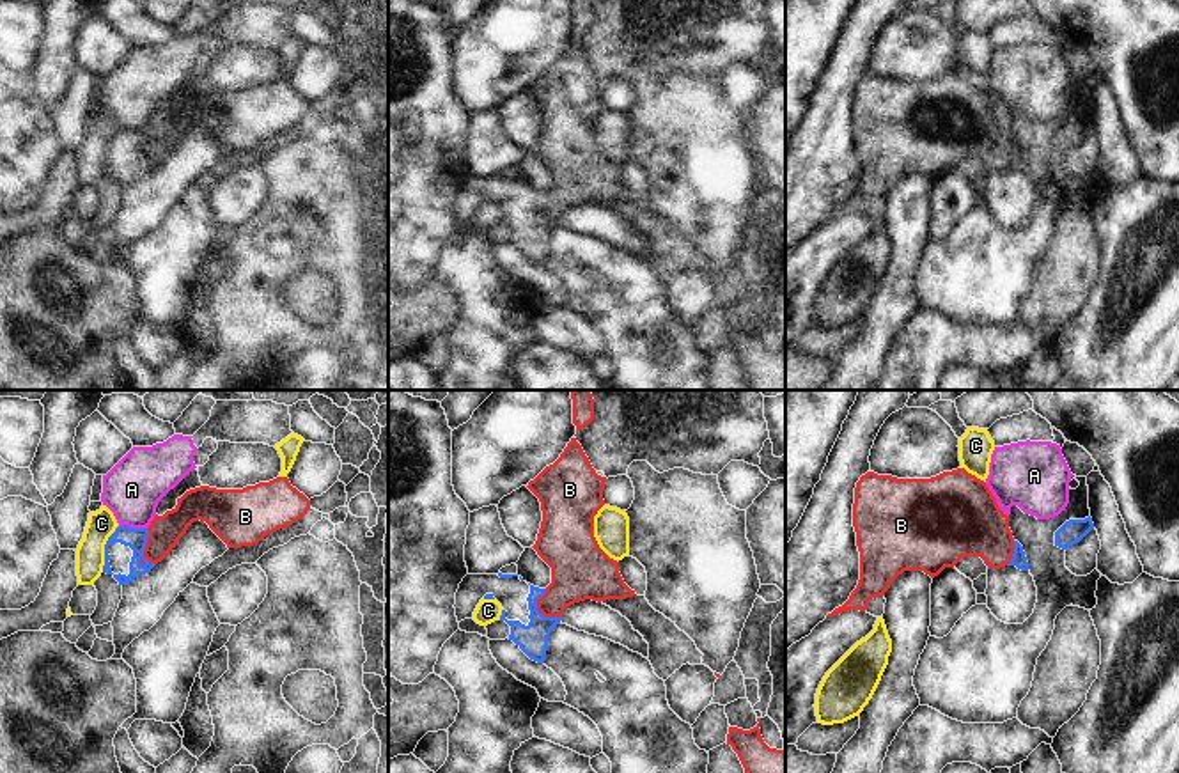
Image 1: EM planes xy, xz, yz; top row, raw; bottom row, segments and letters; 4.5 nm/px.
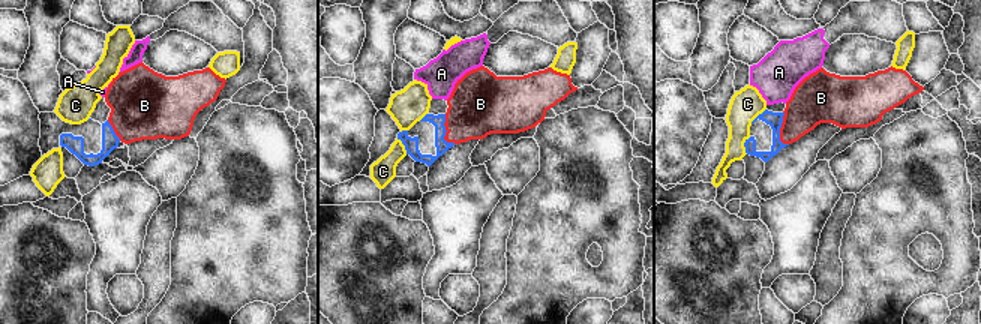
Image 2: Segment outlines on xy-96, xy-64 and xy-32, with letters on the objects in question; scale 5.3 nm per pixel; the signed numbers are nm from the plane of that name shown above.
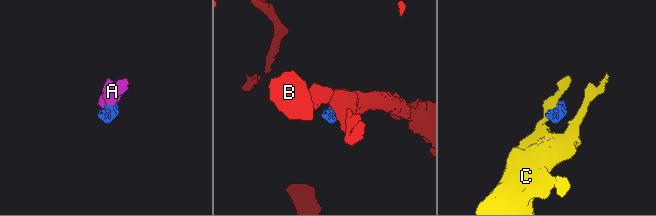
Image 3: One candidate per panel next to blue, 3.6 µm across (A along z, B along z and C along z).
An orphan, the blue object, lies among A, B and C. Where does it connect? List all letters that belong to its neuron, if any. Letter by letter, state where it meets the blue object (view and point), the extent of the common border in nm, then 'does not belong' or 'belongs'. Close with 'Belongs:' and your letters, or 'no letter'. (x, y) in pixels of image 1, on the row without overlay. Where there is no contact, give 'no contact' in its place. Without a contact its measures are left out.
A: xy (133, 132) | 130 nm | does not belong
B: xy (144, 151) | 180 nm | belongs
C: xy (105, 151) | 220 nm | does not belong
Belongs: B

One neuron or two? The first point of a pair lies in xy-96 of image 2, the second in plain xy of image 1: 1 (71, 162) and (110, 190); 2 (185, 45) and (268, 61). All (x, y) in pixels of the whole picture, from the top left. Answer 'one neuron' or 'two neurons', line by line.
1: two neurons
2: one neuron

